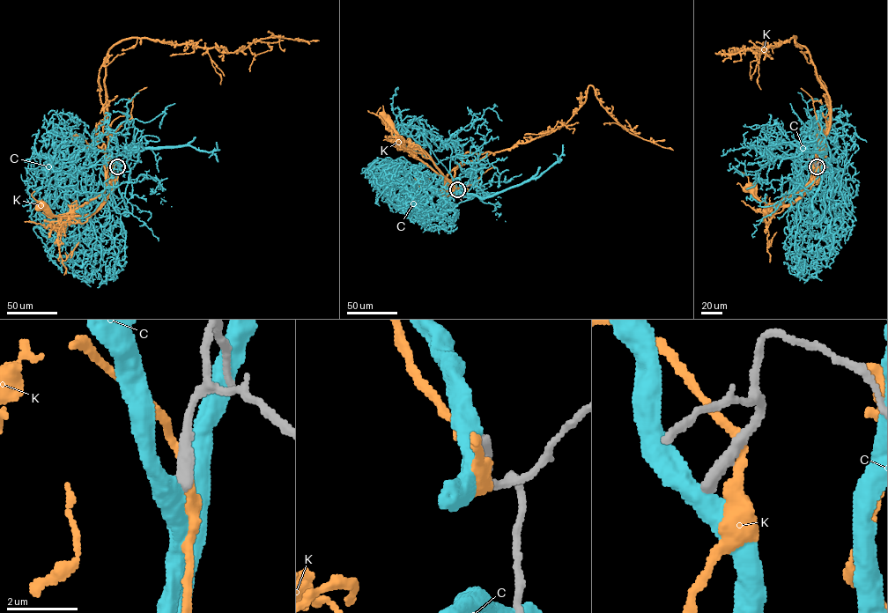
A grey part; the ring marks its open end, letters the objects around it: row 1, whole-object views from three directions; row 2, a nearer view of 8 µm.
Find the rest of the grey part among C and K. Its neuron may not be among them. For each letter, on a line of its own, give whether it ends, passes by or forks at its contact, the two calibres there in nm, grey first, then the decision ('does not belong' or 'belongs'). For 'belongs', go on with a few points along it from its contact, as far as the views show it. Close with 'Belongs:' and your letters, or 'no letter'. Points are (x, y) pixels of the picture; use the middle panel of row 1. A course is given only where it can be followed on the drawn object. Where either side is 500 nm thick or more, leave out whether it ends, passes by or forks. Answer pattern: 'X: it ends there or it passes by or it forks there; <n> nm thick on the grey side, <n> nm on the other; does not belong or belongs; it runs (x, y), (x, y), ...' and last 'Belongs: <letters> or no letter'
C: 440 nm thick on the grey side, 550 nm on the other; does not belong
K: it passes by; 340 nm thick on the grey side, 240 nm on the other; does not belong
Belongs: no letter

